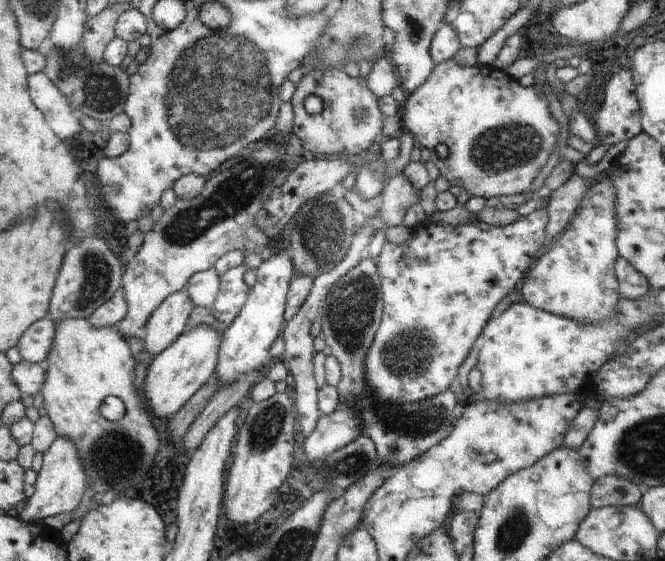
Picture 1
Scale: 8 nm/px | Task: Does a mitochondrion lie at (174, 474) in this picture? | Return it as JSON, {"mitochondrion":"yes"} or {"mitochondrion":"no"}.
{"mitochondrion":"no"}

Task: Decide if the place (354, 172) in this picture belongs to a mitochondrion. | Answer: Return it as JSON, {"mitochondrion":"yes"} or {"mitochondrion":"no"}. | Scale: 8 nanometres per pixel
{"mitochondrion":"no"}

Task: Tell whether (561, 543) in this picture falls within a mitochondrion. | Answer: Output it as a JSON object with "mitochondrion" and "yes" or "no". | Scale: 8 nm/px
{"mitochondrion":"no"}

